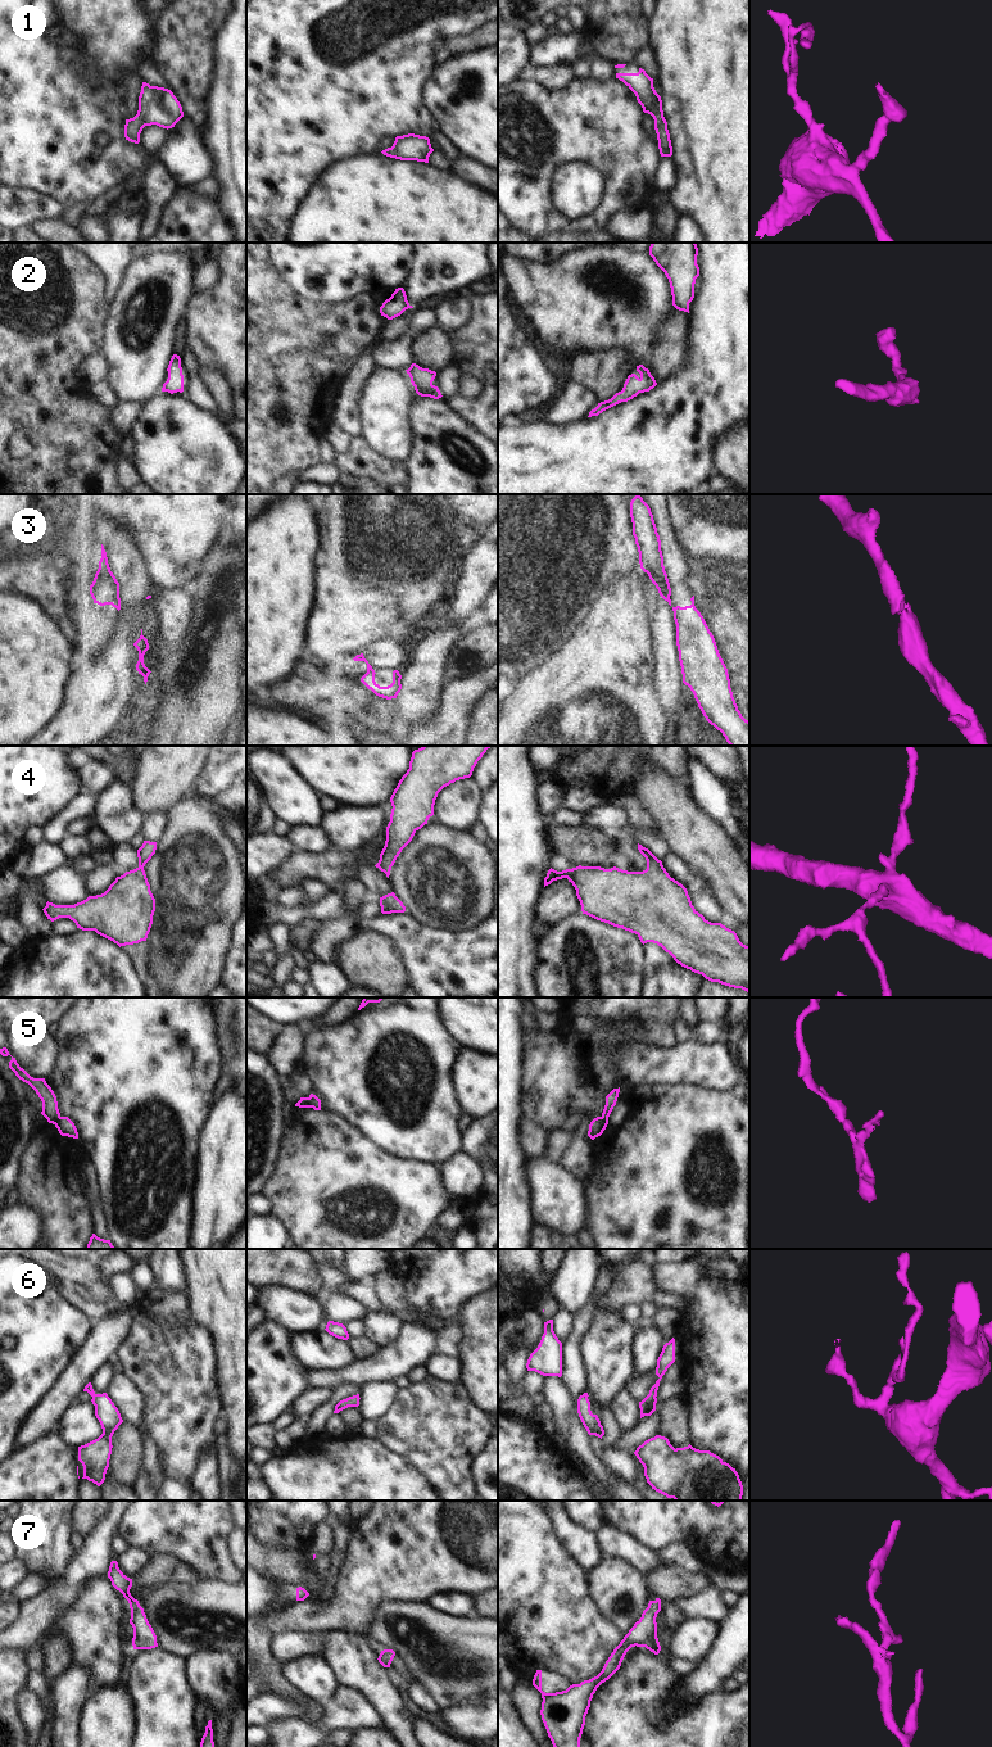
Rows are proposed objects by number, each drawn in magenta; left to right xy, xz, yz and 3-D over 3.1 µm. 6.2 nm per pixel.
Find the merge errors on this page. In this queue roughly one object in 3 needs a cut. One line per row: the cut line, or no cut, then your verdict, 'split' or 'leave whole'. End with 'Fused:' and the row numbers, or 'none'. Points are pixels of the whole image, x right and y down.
1: no cut | leave whole
2: no cut | leave whole
3: xz (371, 668), (367, 671) | split
4: no cut | leave whole
5: xz (308, 1098), (311, 1107) | split
6: no cut | leave whole
7: no cut | leave whole
Fused: 3, 5

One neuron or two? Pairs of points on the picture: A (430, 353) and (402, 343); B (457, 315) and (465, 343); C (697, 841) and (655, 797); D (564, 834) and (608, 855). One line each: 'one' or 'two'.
A: two
B: two
C: one
D: one

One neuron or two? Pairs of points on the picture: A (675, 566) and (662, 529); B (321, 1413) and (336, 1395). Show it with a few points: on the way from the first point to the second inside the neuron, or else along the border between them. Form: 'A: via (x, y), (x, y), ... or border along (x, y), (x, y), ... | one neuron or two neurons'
A: via (674, 557), (667, 538) | one neuron
B: via (325, 1410), (334, 1399) | one neuron

